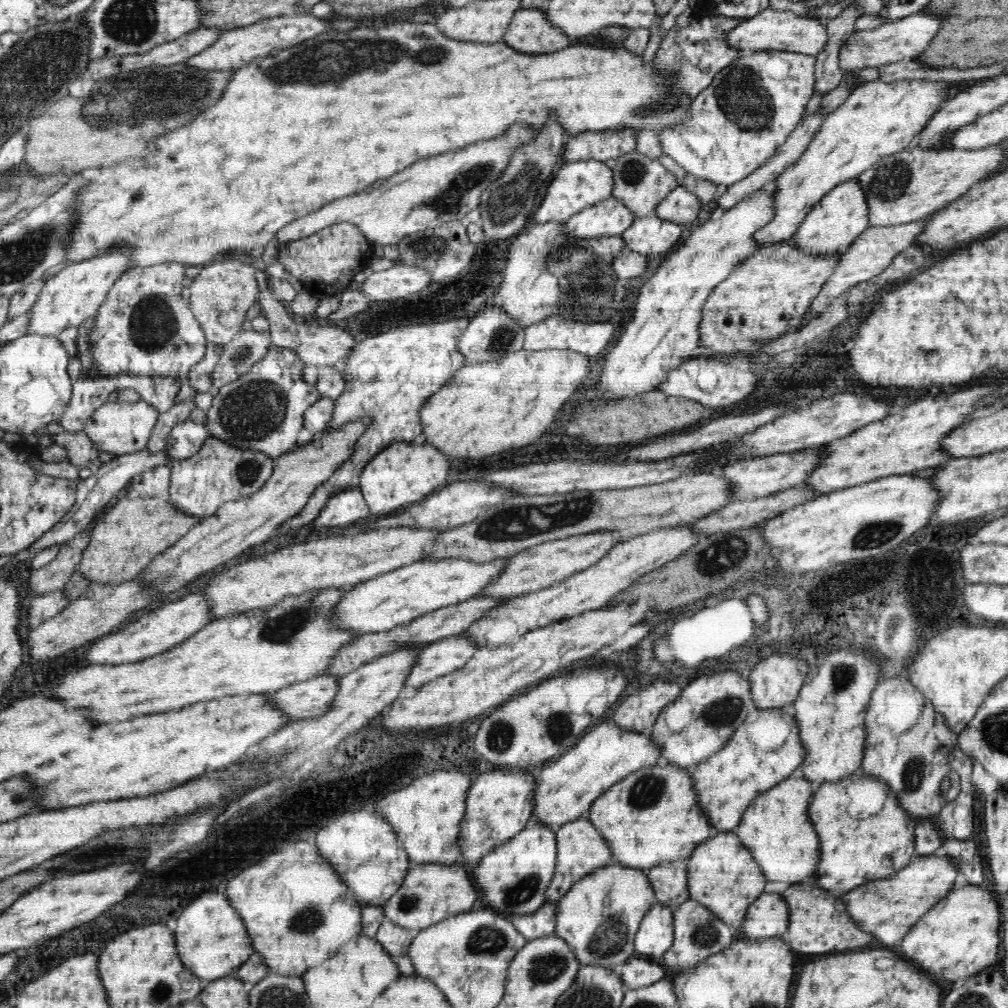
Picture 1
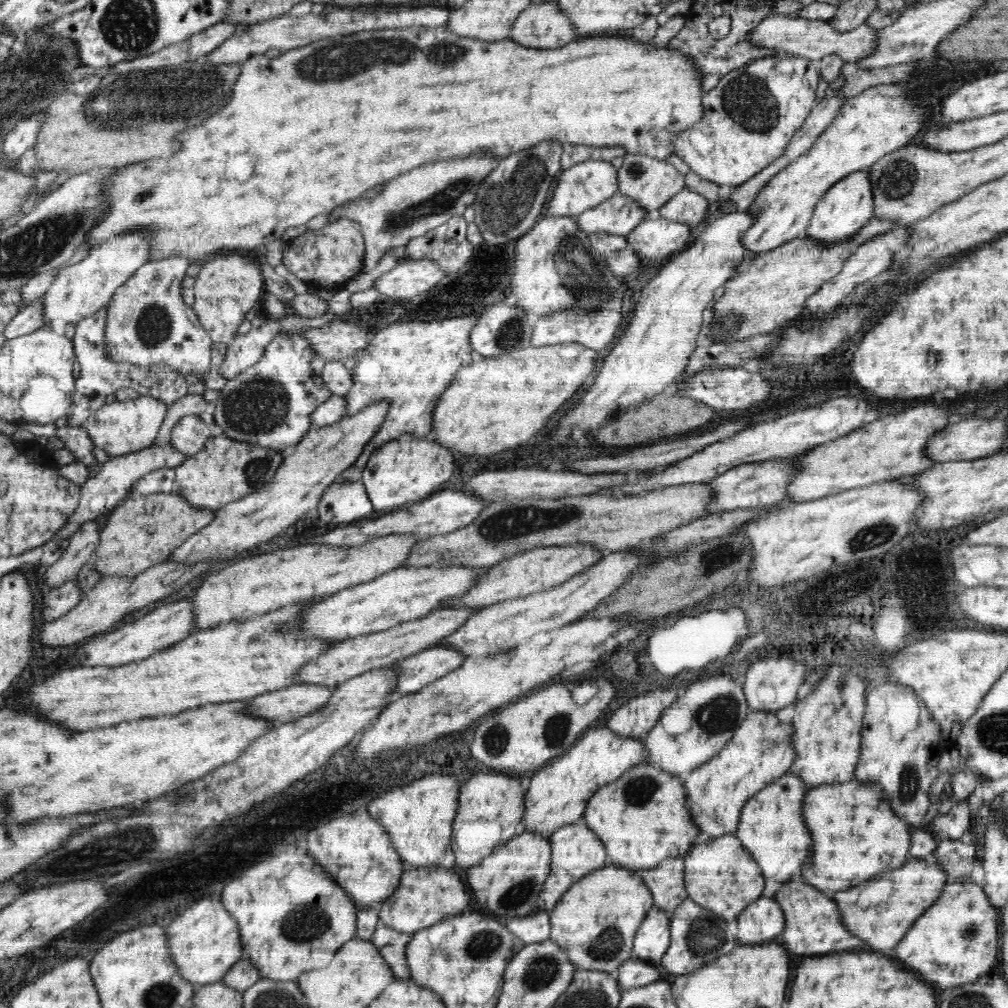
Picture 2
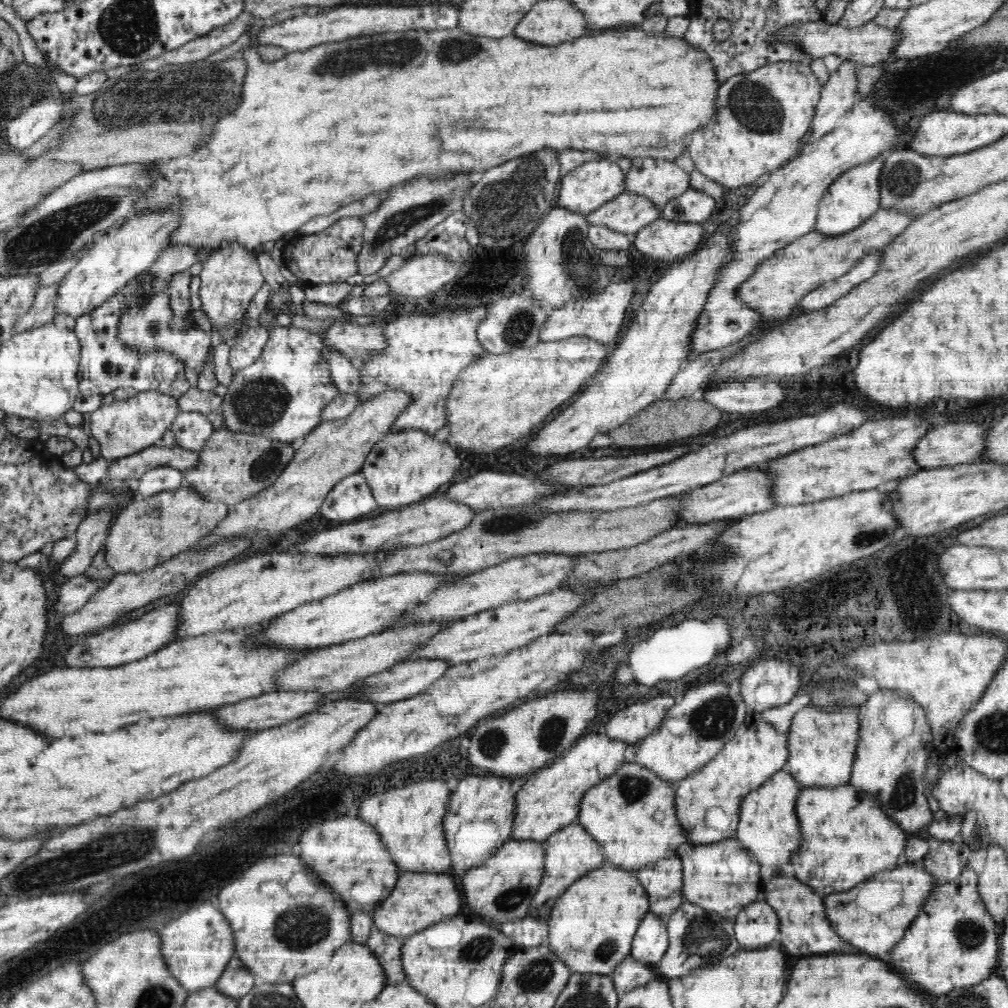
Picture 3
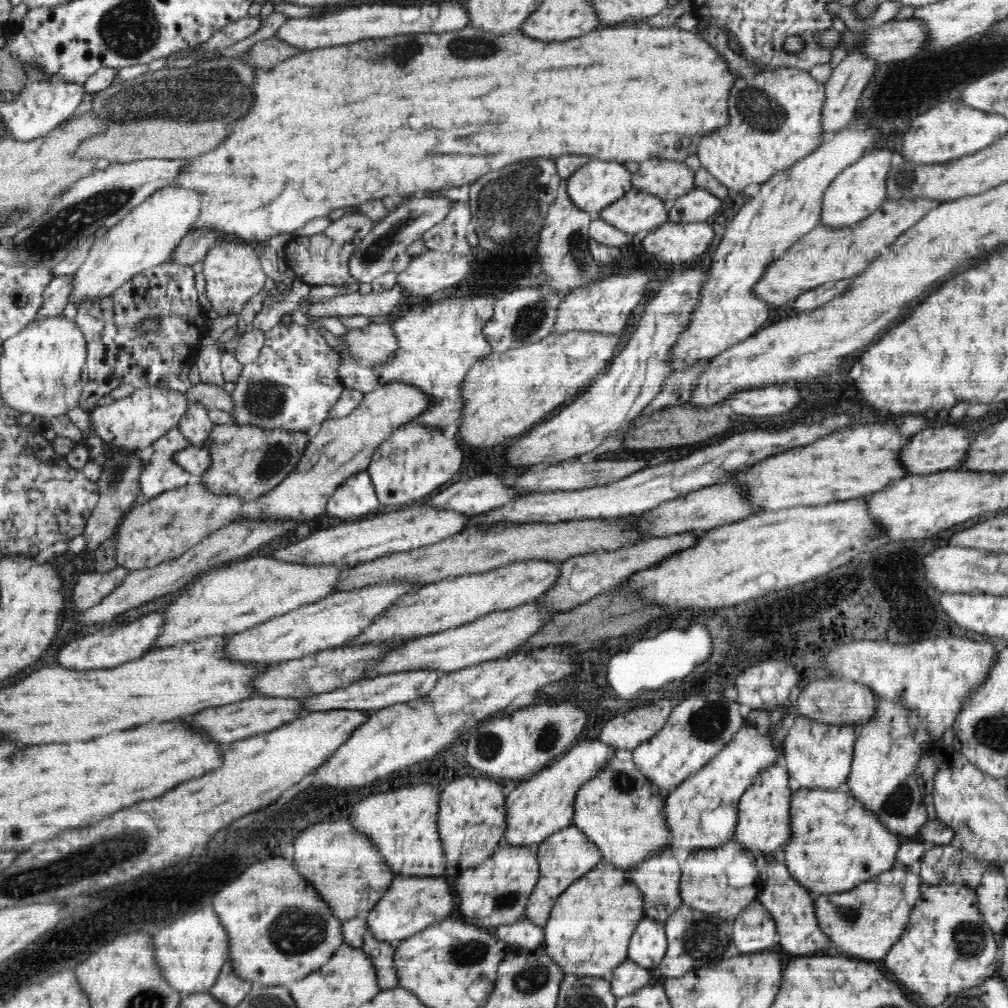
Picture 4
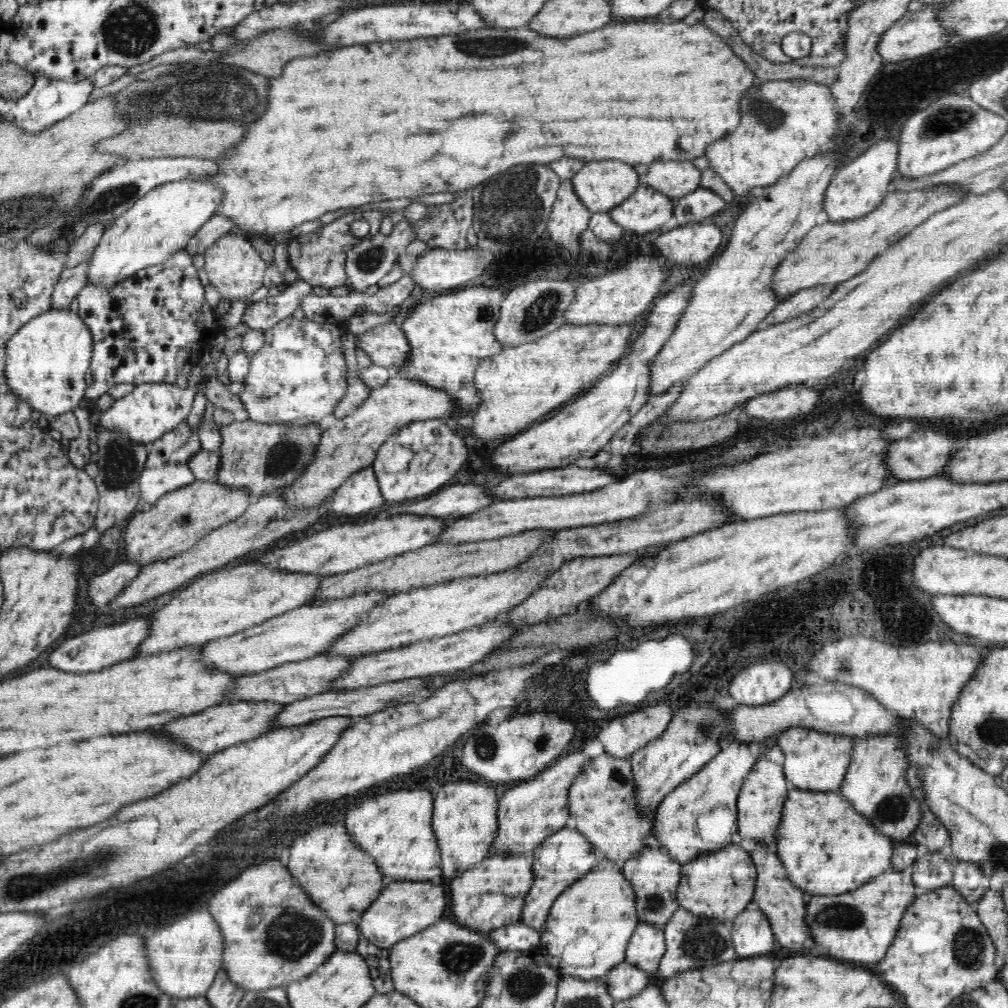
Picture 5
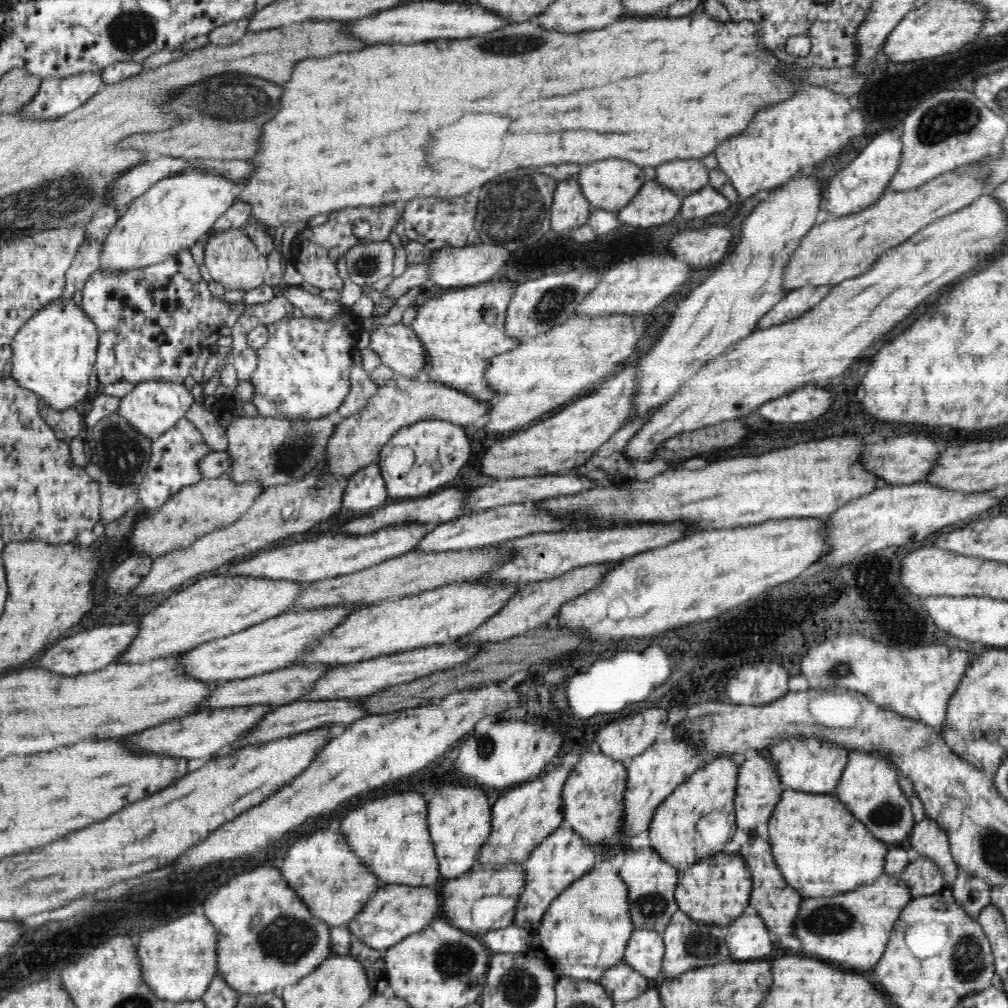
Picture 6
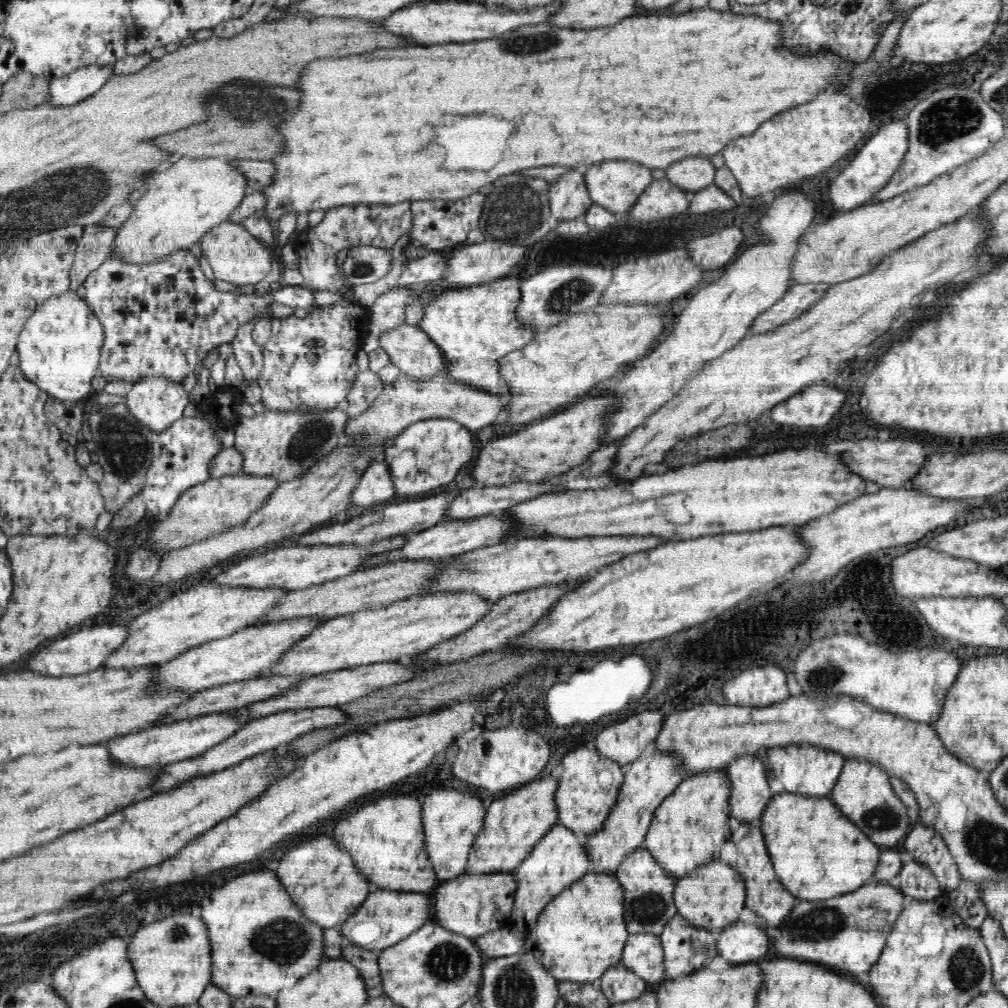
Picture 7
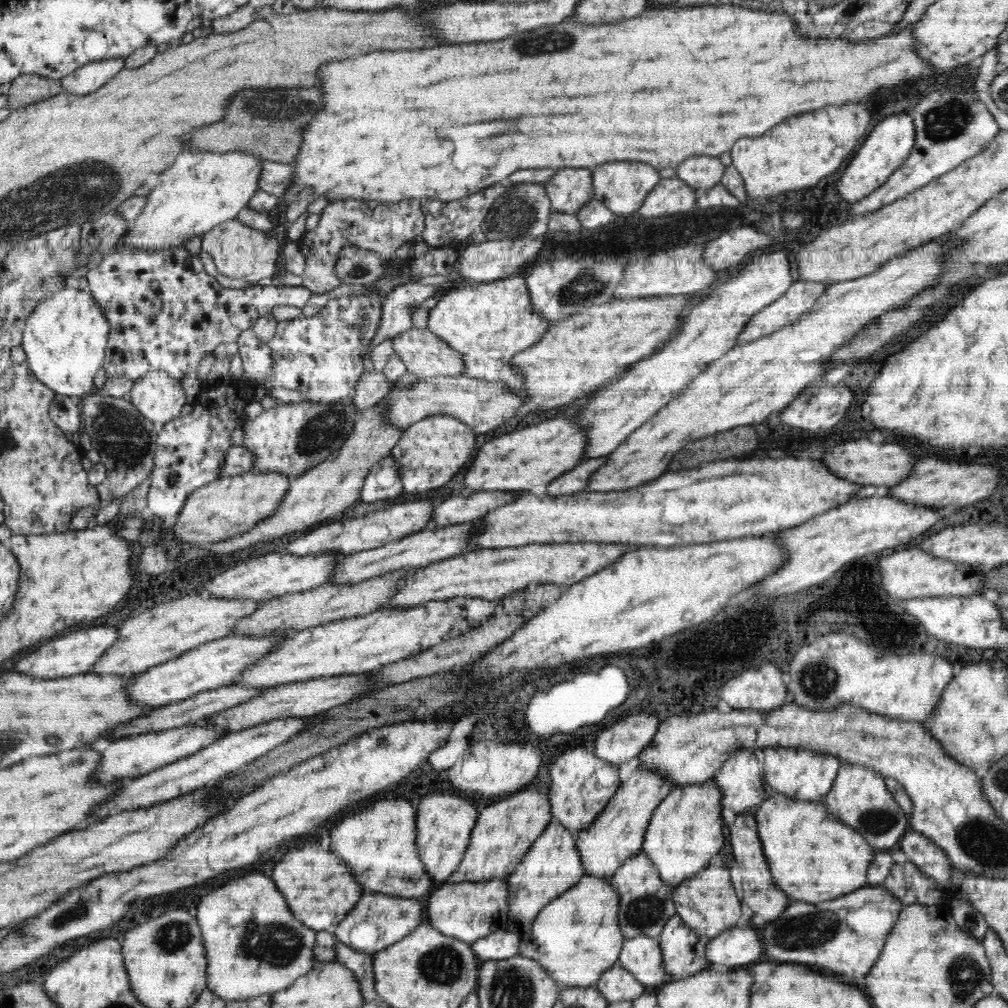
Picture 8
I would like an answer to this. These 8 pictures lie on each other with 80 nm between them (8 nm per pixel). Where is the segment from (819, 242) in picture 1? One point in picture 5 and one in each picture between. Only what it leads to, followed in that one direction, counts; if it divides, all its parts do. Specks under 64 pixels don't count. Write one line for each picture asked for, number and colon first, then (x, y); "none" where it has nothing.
2: (847, 206)
3: (854, 196)
4: (855, 193)
5: (858, 187)

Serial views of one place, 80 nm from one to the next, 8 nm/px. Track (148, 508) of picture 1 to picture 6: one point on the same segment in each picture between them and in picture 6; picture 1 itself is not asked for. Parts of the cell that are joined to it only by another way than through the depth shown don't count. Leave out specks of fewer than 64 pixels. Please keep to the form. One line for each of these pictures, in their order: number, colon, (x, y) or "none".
2: (141, 532)
3: (149, 531)
4: (163, 528)
5: (179, 519)
6: (210, 504)

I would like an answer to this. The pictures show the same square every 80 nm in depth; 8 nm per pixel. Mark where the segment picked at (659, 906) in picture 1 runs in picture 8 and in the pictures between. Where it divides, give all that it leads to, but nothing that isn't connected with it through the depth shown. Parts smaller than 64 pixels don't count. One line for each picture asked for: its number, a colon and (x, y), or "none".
2: (651, 941)
3: (651, 941)
4: (648, 944)
5: (647, 945)
6: (644, 952)
7: (643, 954)
8: (641, 956)

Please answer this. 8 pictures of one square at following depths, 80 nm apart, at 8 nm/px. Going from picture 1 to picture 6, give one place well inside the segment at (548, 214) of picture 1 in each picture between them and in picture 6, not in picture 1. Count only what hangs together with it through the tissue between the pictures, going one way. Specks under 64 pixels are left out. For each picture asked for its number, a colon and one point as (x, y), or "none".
2: (585, 185)
3: (584, 189)
4: (595, 185)
5: (601, 186)
6: (610, 185)

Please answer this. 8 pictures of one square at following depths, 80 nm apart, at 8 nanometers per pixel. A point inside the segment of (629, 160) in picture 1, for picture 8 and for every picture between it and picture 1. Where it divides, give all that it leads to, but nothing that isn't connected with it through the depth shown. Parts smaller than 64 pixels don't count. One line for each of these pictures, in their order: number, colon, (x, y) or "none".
2: (651, 182)
3: (659, 180)
4: (666, 179)
5: (675, 179)
6: (683, 177)
7: (693, 174)
8: (701, 173)

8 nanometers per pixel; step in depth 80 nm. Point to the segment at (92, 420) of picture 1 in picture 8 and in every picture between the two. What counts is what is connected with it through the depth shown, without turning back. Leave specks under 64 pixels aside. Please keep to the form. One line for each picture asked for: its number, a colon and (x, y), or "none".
2: (127, 425)
3: (128, 425)
4: (137, 421)
5: (149, 411)
6: (152, 407)
7: (156, 402)
8: (158, 397)

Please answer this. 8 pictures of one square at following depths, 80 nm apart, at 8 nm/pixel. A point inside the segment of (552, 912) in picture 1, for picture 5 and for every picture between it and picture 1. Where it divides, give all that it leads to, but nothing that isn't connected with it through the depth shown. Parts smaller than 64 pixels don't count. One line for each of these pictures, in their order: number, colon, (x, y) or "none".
2: (535, 927)
3: (526, 932)
4: (523, 935)
5: (518, 937)

